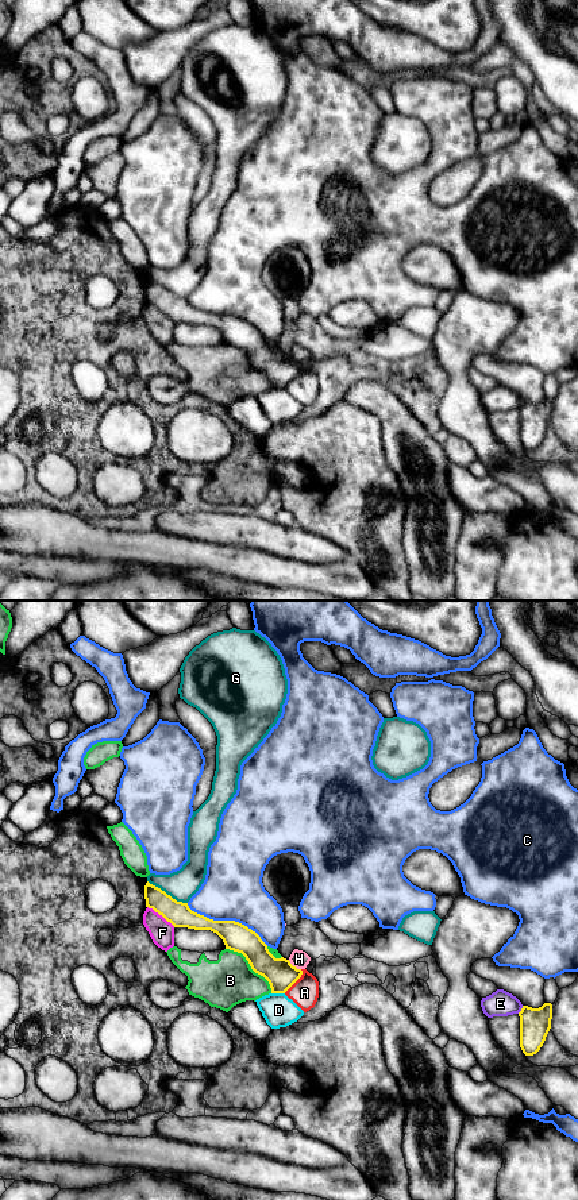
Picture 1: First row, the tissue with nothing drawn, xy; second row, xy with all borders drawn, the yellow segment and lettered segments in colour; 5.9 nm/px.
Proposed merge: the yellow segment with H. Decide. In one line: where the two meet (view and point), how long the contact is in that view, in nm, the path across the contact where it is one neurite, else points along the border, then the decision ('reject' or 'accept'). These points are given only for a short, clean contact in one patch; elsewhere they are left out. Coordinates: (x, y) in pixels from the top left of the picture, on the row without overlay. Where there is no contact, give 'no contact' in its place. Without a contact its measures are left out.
contact xy (295, 362); length 100 nm; border xy (288, 355), (300, 365); reject

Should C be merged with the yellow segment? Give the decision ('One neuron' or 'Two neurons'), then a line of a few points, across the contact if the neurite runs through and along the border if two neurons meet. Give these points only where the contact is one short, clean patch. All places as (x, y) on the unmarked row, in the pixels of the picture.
Two neurons

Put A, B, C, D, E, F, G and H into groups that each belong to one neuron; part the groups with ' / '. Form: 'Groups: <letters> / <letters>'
Groups: A / B H / C / D / E / F / G

